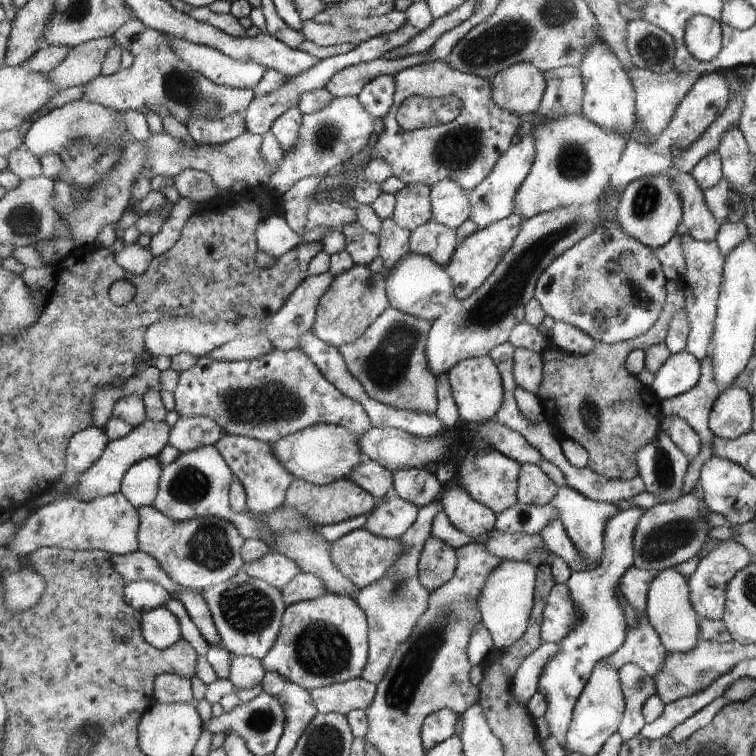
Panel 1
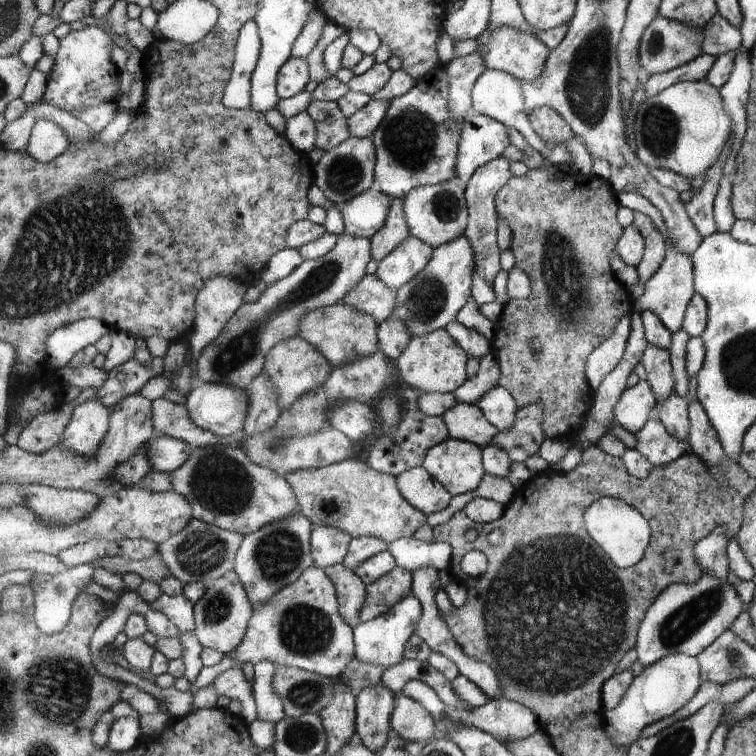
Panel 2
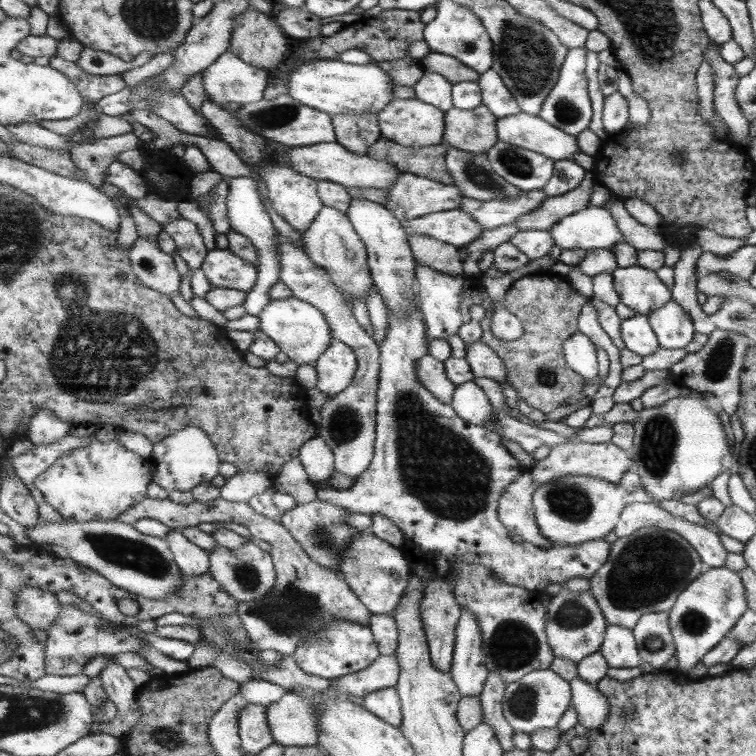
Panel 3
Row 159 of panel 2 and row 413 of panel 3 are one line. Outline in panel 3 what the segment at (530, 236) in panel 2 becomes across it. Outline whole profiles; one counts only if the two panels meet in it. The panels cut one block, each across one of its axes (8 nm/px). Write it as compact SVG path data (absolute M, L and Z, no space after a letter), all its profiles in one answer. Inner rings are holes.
M540 272L524 276L513 284L502 302L504 308L515 314L525 326L524 336L515 341L505 341L495 337L491 326L496 302L482 285L476 288L476 296L470 296L465 291L462 293L460 312L464 323L467 324L471 320L469 316L471 306L479 305L485 309L486 316L481 320L483 330L481 341L491 346L491 349L506 362L509 369L509 384L517 389L518 395L528 404L548 415L587 388L587 379L567 363L564 345L568 343L571 336L580 332L578 319L582 310L590 307L589 299L574 290L562 275Z

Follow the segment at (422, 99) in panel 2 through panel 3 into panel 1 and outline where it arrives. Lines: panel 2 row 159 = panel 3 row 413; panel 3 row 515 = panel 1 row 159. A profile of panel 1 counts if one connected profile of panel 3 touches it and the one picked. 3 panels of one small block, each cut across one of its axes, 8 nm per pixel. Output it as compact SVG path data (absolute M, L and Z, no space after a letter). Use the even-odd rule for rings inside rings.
M446 60L419 63L395 75L396 95L389 114L383 118L383 131L378 135L369 159L383 158L391 164L393 175L406 184L426 184L433 187L443 180L455 179L467 192L475 190L494 172L498 160L513 146L513 138L521 126L521 116L501 110L486 78L455 70ZM417 88L449 88L451 96L463 102L461 114L449 124L407 131L398 122L401 104L415 96Z

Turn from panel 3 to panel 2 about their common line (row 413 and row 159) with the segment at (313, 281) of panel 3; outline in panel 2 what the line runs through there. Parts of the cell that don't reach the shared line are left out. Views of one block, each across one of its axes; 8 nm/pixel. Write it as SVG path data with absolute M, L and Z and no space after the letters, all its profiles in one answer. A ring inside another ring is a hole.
M352 137L344 144L325 153L321 161L317 165L314 165L314 184L317 184L323 190L323 193L331 202L339 206L342 203L351 201L355 196L361 195L363 192L376 187L375 170L377 162L376 147L372 138L359 139Z

